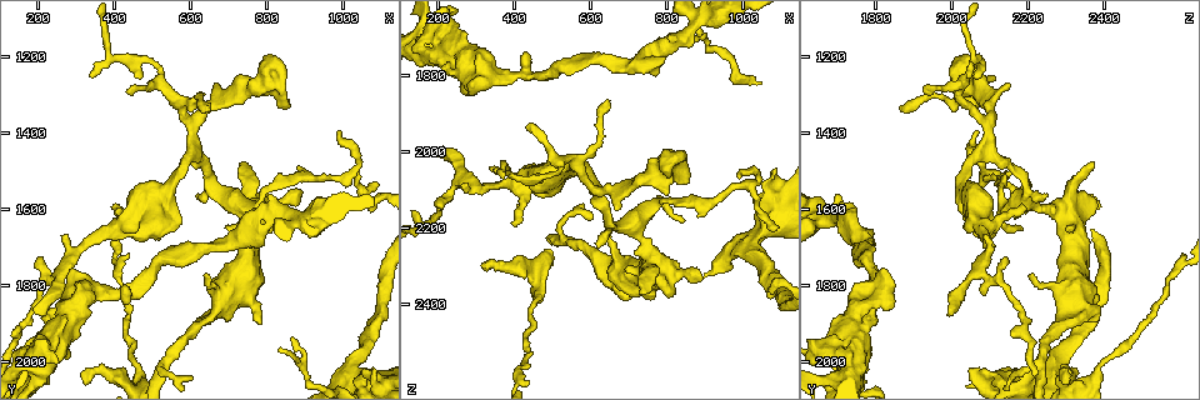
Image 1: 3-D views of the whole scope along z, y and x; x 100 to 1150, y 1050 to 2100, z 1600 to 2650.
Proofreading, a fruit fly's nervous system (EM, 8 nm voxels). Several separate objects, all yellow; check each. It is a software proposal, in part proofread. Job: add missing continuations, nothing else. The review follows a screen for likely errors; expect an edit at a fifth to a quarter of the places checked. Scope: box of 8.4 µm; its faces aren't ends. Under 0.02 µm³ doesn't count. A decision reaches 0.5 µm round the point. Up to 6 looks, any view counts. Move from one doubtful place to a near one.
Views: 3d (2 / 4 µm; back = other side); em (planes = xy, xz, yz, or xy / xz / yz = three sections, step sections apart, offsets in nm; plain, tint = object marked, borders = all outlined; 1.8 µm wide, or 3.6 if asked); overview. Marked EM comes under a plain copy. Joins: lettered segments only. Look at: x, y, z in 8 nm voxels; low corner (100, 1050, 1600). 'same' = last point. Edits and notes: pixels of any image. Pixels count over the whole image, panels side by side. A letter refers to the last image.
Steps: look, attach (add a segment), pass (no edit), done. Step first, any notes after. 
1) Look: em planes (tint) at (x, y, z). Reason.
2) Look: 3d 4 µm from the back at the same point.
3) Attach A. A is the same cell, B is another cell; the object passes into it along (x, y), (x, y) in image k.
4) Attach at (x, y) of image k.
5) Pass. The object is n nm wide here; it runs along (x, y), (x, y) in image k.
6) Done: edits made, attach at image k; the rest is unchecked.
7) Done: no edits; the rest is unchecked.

Look: 3d 2 µm at (1080, 2020, 2060). Touches itself.

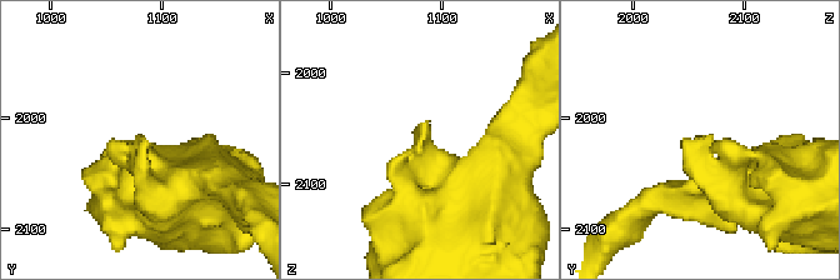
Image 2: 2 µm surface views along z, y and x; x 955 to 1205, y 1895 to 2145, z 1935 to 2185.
Look: em 3.6 µm planes (tint) at (1082, 2018, 2066).

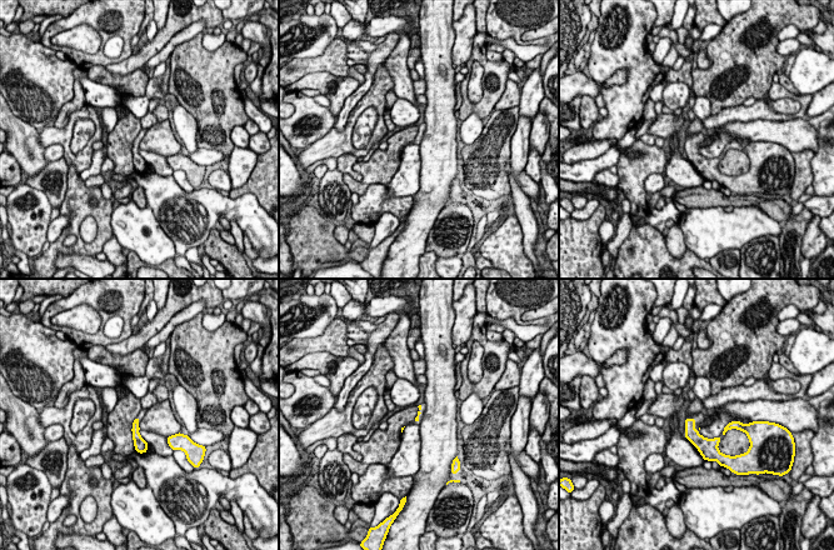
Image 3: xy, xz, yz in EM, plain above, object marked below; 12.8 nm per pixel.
Look: em 3.6 µm planes (borders) at the same point.

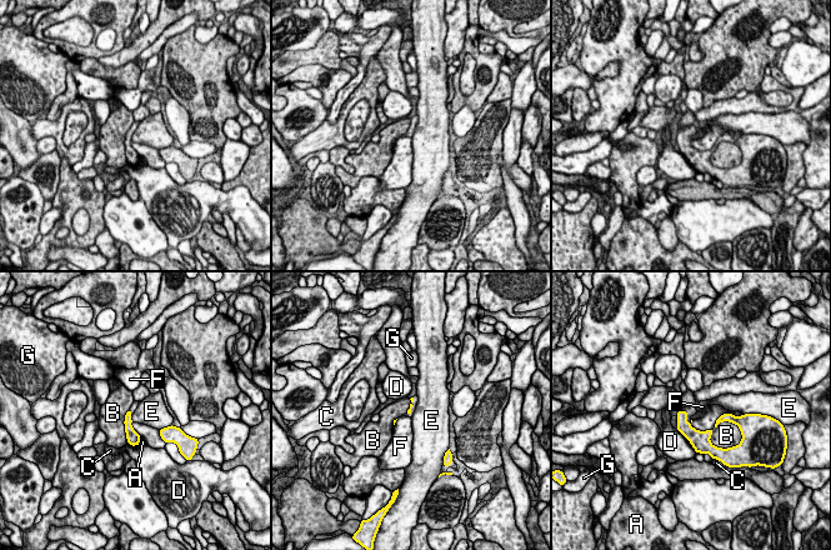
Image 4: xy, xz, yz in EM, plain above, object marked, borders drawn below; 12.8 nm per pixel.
Pass. A, B, C, D, E, F and G are other cells; a border runs along (732, 421), (714, 429), (714, 446) in image 4; no lettered segment goes on from it.

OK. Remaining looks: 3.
Look: em planes (borders) at (210, 1875, 1995). Branch stops here.

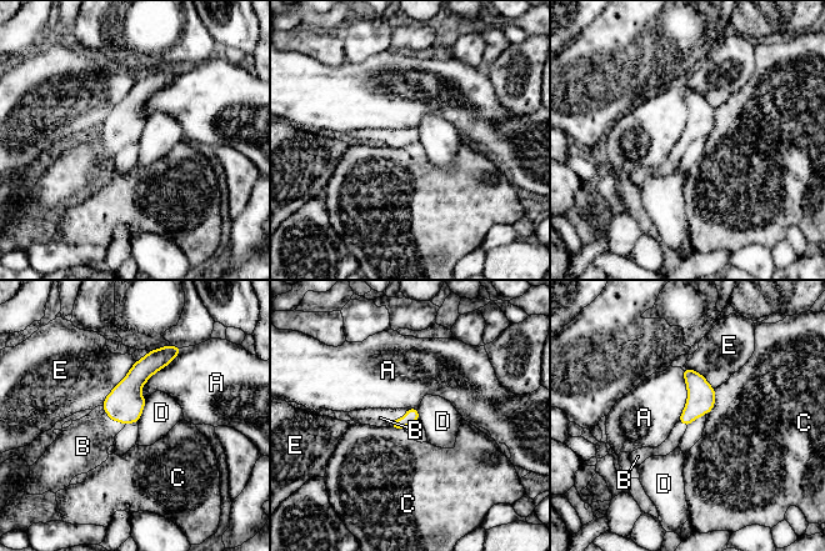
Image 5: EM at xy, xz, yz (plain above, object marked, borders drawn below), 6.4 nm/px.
Attach B. The longest contact is with A, 400 nm; B is the same cell, A, C, D and E are other cells; the object passes into it along (125, 402), (111, 419), (84, 445) in image 5; it goes on there.

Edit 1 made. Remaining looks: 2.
Done: edits made, attach at image 5; the rest is unchecked.

